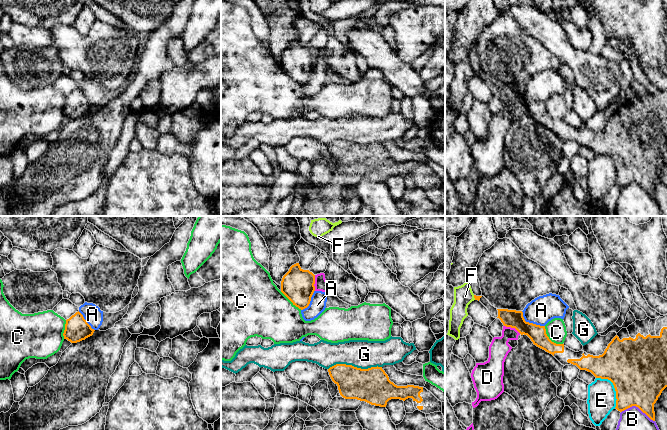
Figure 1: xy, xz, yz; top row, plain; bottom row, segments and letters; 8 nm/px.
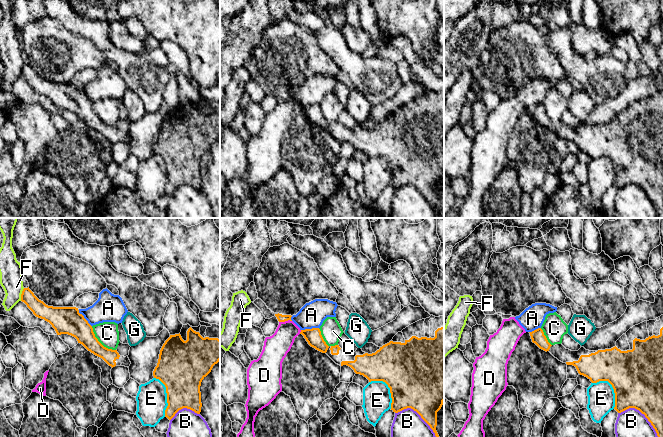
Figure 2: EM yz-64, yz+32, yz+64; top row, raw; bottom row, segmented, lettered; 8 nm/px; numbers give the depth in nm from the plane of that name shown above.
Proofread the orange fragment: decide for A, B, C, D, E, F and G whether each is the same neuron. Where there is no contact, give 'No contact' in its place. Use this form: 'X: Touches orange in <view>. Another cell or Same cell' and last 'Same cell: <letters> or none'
A: Touches orange in yz. Another cell
B: Touches orange in yz. Another cell
C: Touches orange in yz. Another cell
D: Touches orange in yz. Another cell
E: Touches orange in yz. Another cell
F: Touches orange in yz. Another cell
G: Touches orange in xz. Another cell
Same cell: none

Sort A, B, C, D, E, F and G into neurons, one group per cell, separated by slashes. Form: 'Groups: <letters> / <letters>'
Groups: A D / B / C / E / F / G

